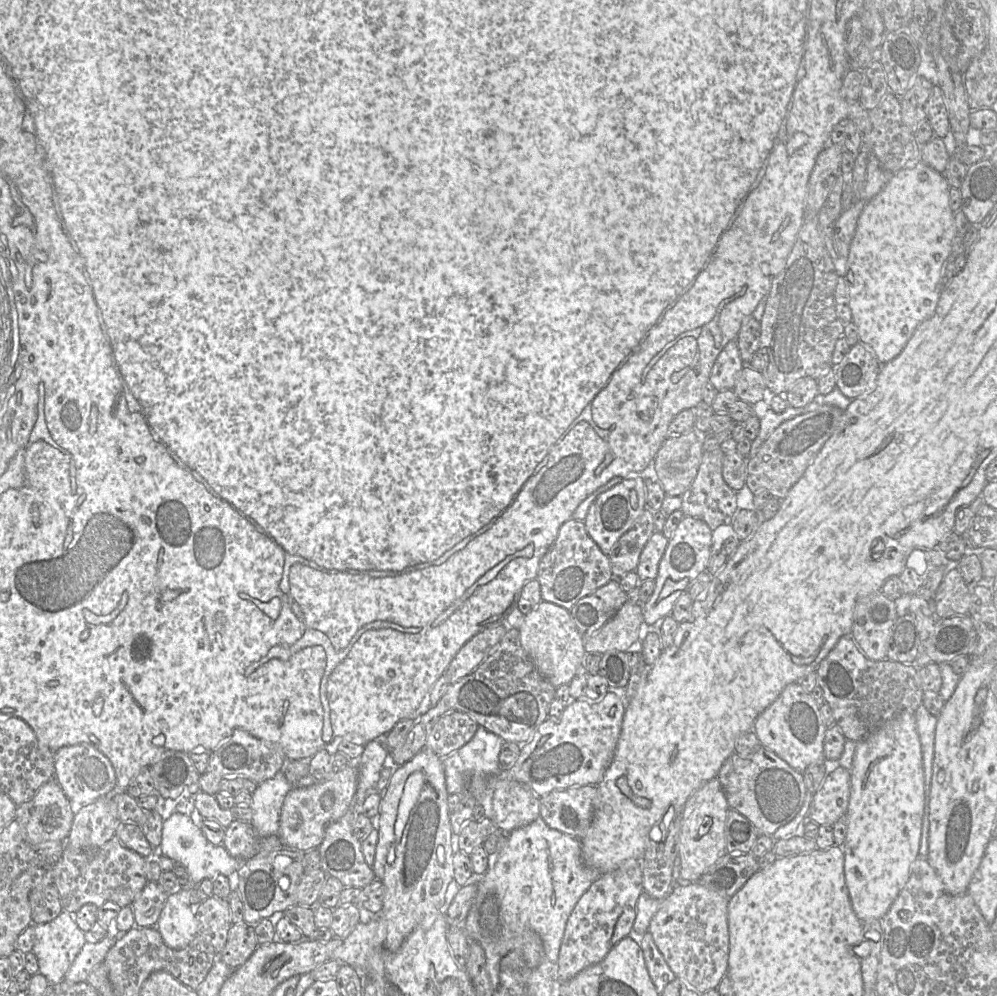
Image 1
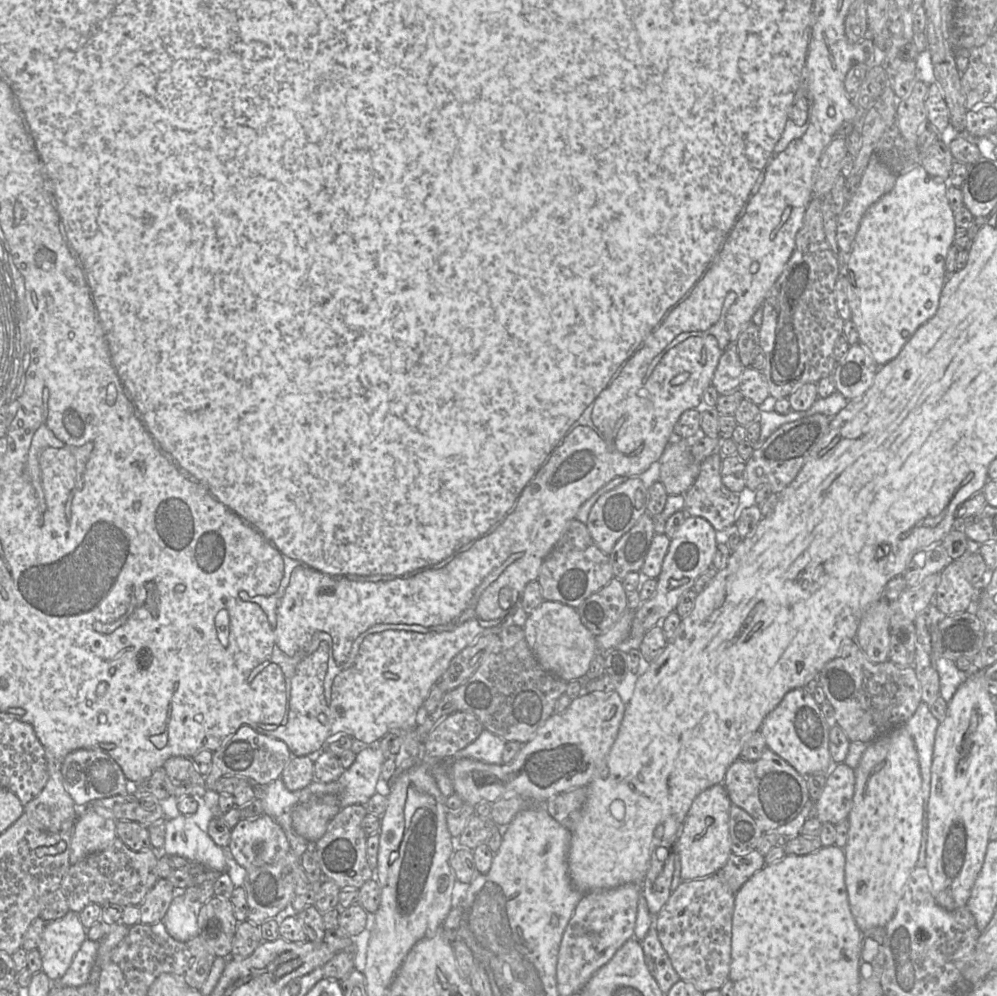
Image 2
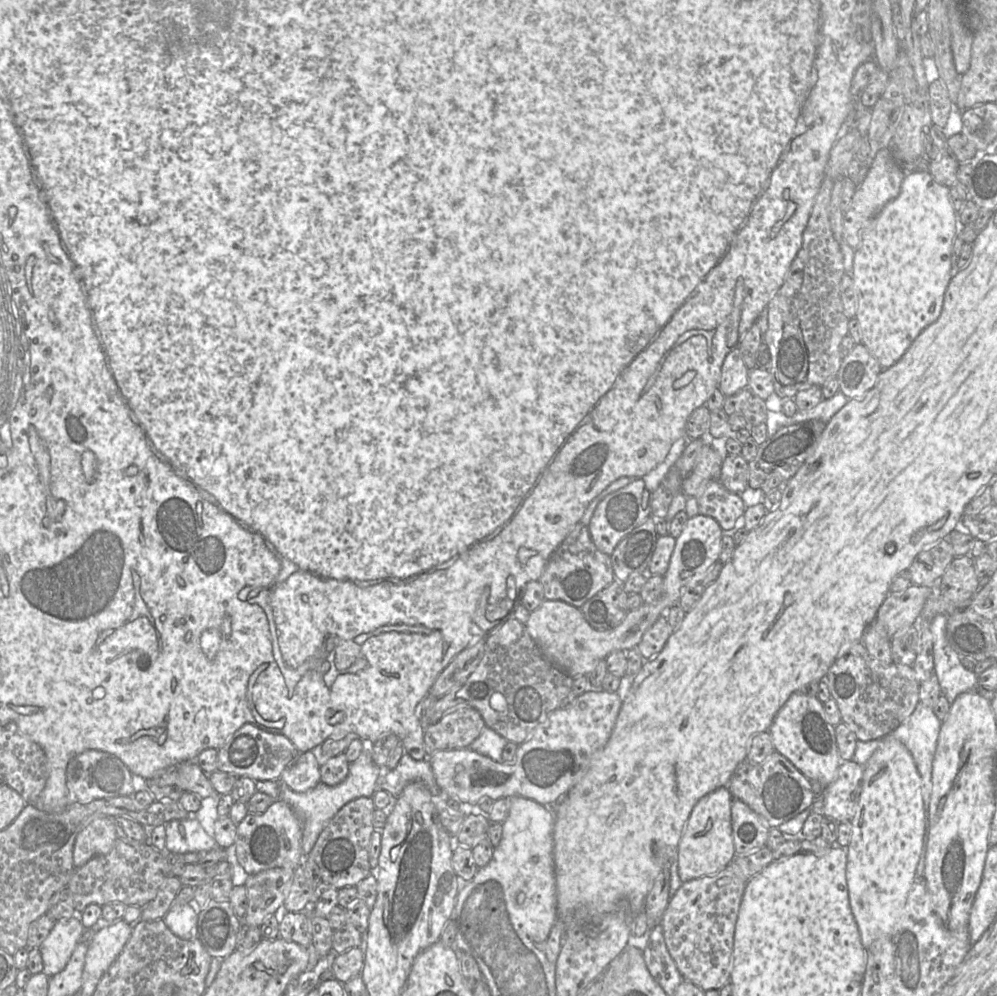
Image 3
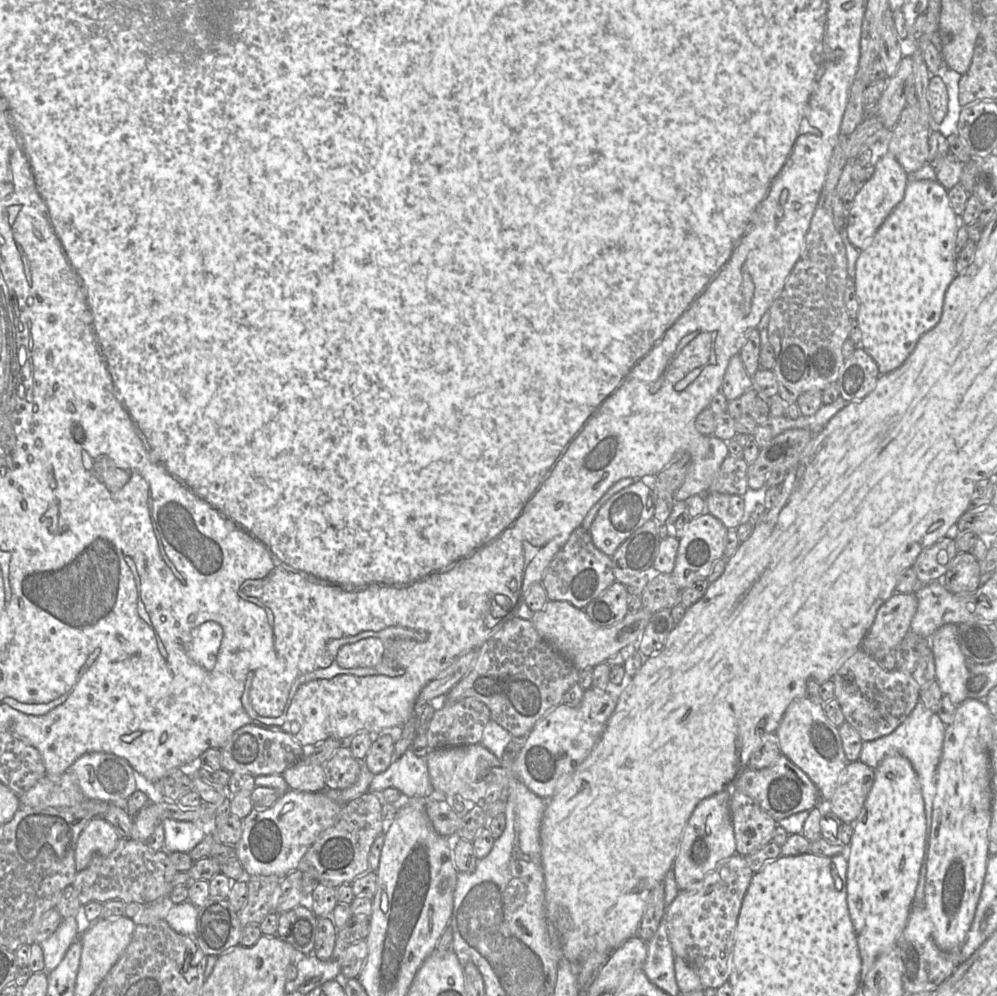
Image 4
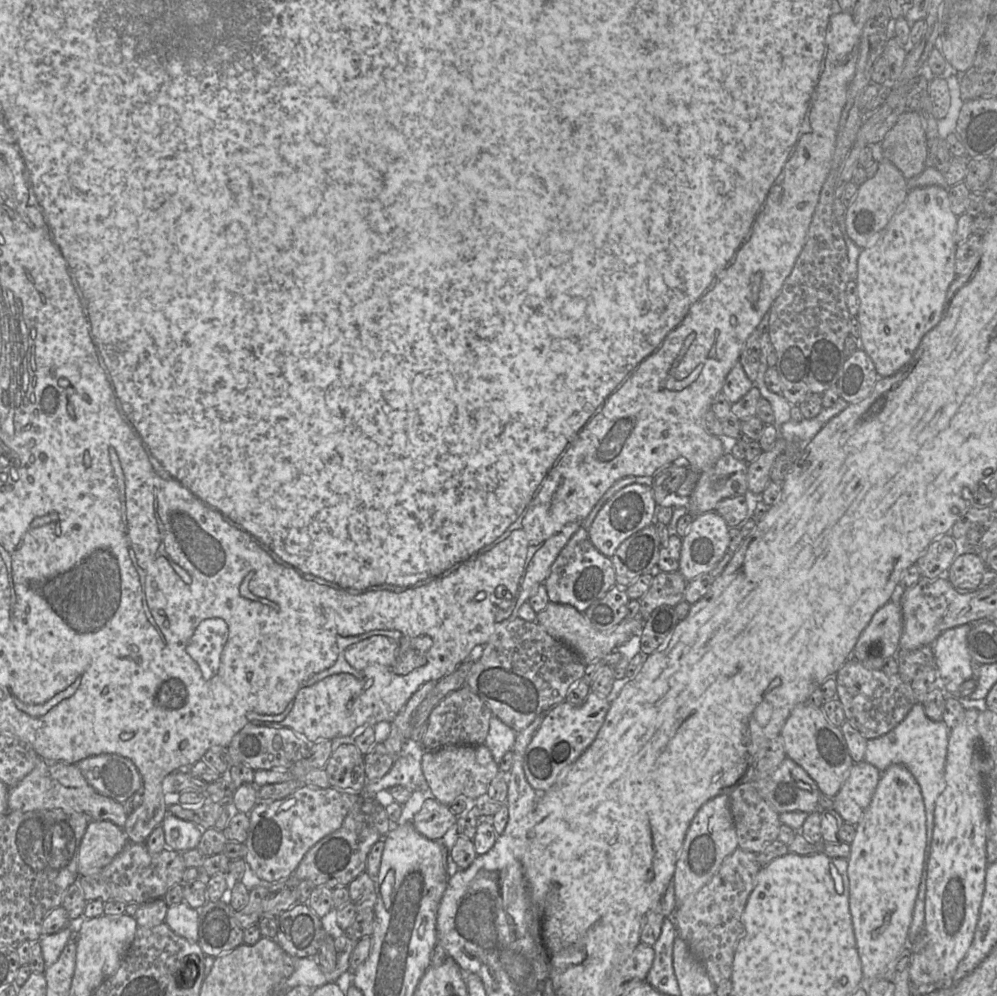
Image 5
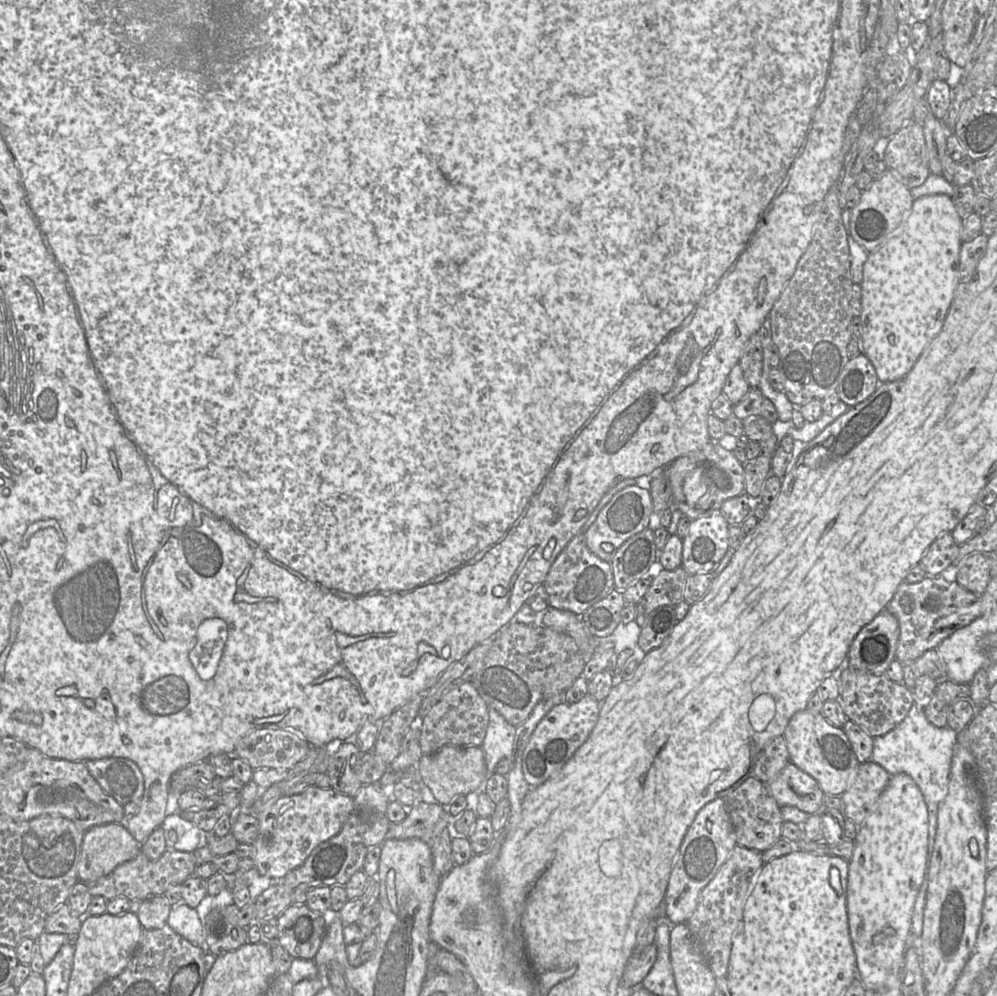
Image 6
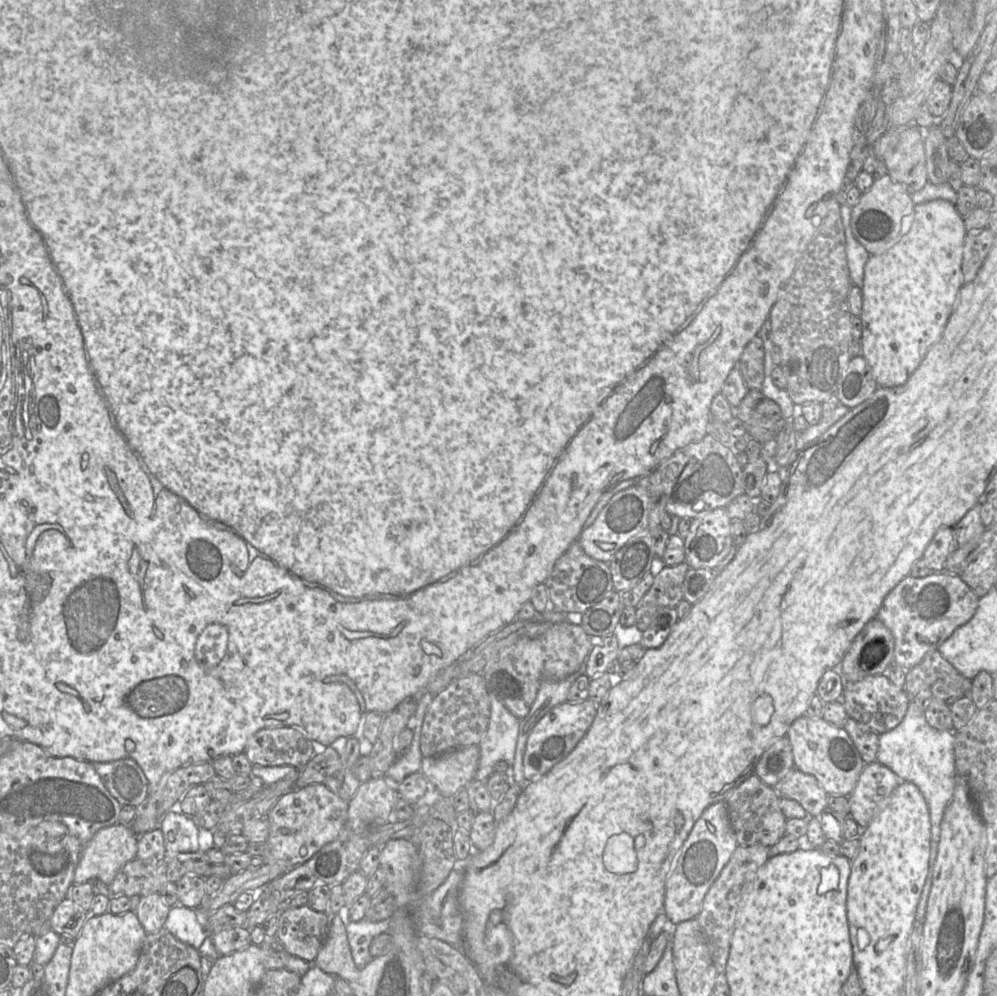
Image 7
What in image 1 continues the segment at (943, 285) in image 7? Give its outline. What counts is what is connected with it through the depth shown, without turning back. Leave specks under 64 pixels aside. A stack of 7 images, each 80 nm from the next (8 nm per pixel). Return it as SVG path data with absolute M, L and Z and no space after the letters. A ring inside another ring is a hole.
M919 161L889 175L884 188L867 202L859 217L845 262L844 278L859 342L873 352L880 364L896 358L918 326L935 313L942 292L942 267L952 254L952 240L956 234L955 212L949 205L949 189L950 185L942 173Z

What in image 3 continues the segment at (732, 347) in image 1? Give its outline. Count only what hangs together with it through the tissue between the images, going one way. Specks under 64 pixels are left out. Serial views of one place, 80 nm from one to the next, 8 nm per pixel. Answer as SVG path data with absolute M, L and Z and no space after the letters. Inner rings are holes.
M739 348L732 349L725 357L718 389L727 397L748 388L749 369Z

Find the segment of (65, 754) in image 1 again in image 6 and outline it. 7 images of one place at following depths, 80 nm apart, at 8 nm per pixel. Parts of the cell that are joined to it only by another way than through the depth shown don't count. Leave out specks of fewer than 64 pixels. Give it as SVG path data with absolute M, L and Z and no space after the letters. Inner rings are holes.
M108 757L89 760L86 766L101 788L122 806L141 800L144 777L132 760Z

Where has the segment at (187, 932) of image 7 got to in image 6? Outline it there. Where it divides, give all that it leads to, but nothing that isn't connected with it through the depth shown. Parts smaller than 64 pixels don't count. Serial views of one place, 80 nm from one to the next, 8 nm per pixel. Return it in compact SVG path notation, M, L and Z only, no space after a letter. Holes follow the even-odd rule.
M185 903L172 906L167 925L178 935L206 951L205 930L195 909Z

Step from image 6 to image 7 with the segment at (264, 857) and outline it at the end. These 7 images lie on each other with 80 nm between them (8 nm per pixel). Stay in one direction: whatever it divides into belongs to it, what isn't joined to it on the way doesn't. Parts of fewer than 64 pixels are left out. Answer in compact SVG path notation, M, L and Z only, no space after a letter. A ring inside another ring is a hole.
M311 784L284 794L267 813L270 822L267 839L270 857L285 861L292 868L311 859L323 846L334 841L345 827L348 801L324 784Z

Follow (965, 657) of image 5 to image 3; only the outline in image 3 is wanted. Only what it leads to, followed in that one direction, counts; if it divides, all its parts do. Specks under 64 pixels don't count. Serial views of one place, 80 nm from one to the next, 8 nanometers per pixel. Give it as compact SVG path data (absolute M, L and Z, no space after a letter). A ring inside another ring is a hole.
M945 614L936 615L930 622L930 630L933 635L934 672L941 693L952 704L961 693L980 688L978 675L963 667L961 657L946 638L947 618Z

